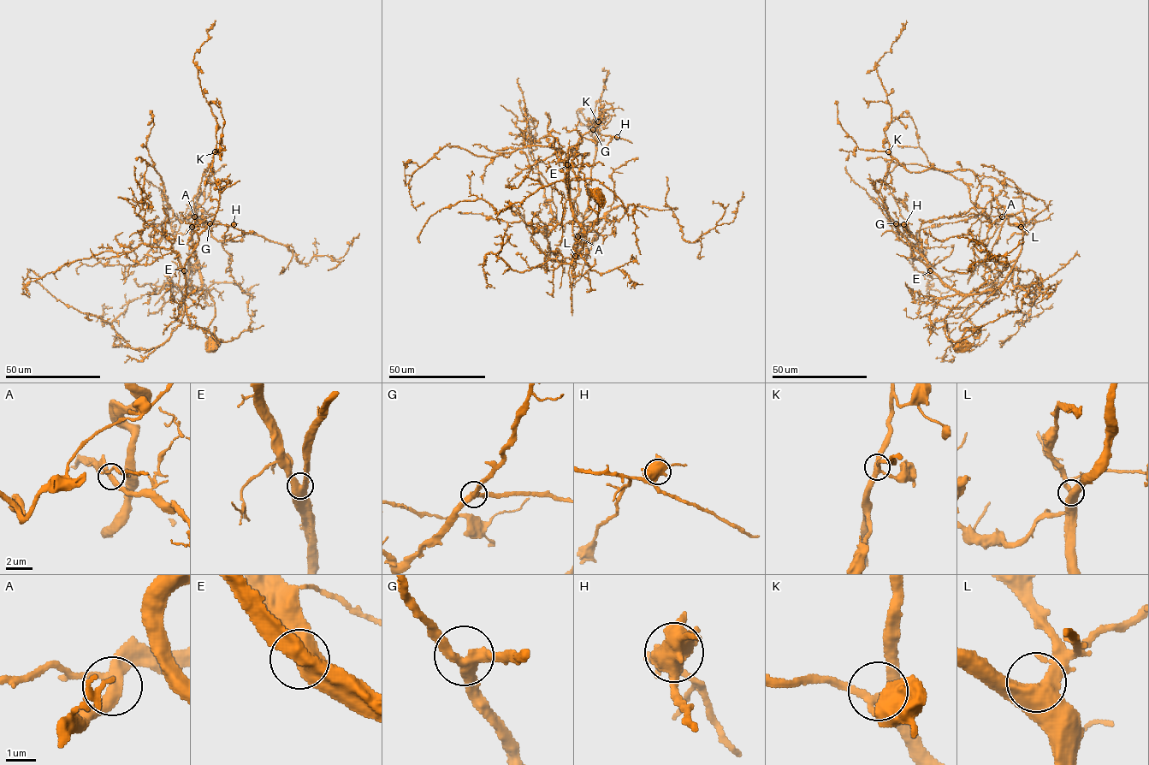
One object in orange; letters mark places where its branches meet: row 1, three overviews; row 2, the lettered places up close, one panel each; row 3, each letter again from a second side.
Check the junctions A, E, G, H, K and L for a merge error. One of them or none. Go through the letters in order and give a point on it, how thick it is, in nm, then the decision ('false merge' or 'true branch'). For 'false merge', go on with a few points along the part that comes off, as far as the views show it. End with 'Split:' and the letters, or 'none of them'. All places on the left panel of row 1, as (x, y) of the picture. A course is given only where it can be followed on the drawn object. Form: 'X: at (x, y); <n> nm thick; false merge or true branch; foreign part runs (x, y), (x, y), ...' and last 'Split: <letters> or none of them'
A: at (194, 216); 320 nm thick; true branch
E: at (184, 270); 550 nm thick; true branch
G: at (210, 223); 360 nm thick; true branch
H: at (233, 224); 650 nm thick; true branch
K: at (215, 151); 320 nm thick; true branch
L: at (192, 227); 480 nm thick; true branch
Split: none of them

